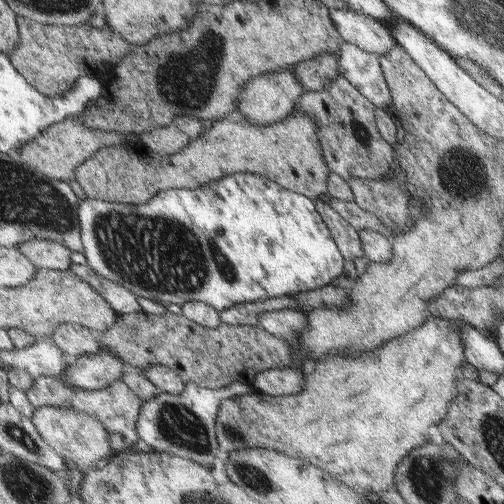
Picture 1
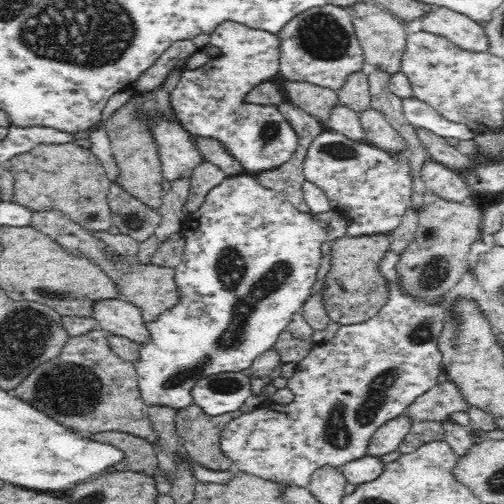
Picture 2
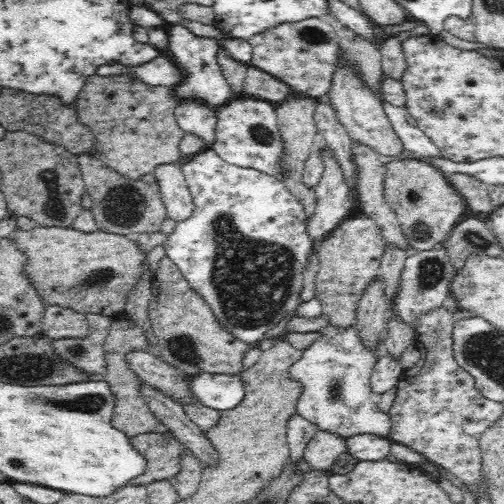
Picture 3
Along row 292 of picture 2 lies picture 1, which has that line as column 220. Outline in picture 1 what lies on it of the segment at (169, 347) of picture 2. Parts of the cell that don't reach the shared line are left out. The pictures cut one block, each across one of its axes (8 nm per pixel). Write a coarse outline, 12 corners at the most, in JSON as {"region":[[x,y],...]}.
{"region":[[261,174],[79,202],[97,276],[163,306],[329,286],[311,198]]}

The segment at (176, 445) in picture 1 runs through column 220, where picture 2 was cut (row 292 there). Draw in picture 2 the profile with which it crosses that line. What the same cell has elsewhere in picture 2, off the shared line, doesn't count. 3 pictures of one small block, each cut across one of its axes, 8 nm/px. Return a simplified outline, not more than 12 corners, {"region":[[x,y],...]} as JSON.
{"region":[[402,290],[222,430],[236,472],[308,488],[444,372],[446,304]]}

